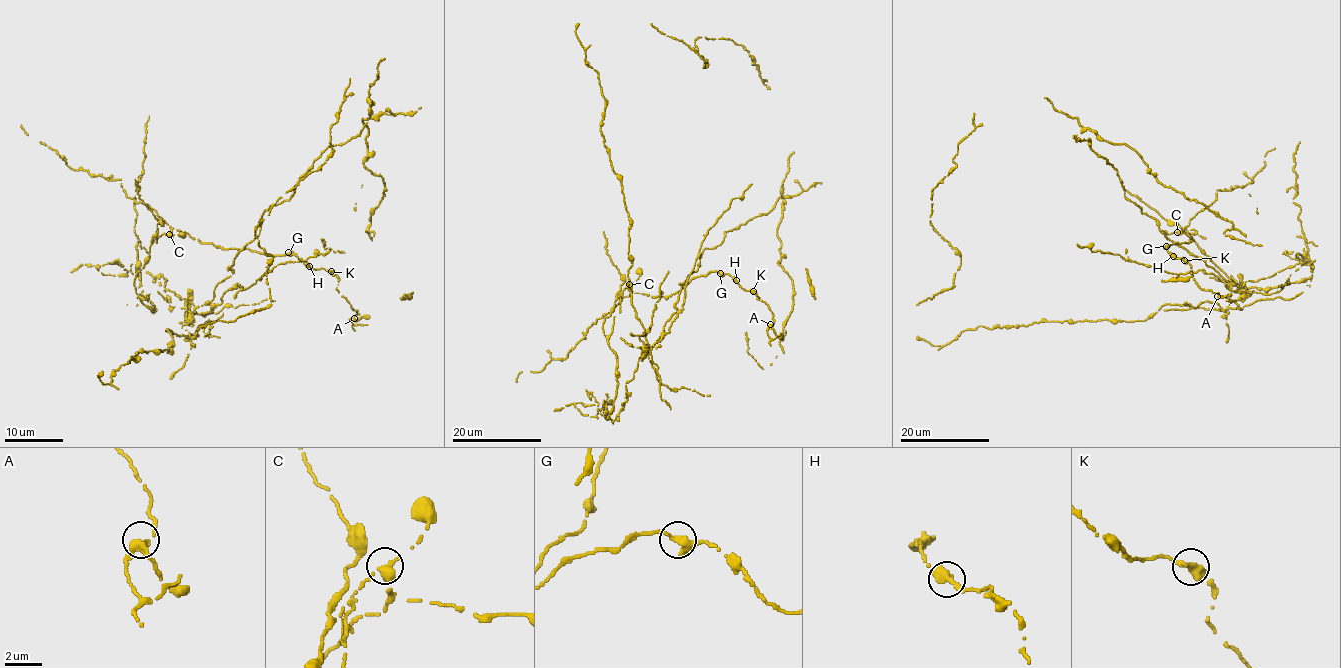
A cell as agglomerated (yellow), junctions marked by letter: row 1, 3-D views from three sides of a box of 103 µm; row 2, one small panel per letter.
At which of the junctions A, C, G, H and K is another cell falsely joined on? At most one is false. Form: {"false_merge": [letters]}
{"false_merge": ["C"]}

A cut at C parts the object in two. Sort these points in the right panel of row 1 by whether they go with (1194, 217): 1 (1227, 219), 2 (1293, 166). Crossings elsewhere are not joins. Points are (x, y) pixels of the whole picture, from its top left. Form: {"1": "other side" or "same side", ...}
{"1": "other side", "2": "other side"}

